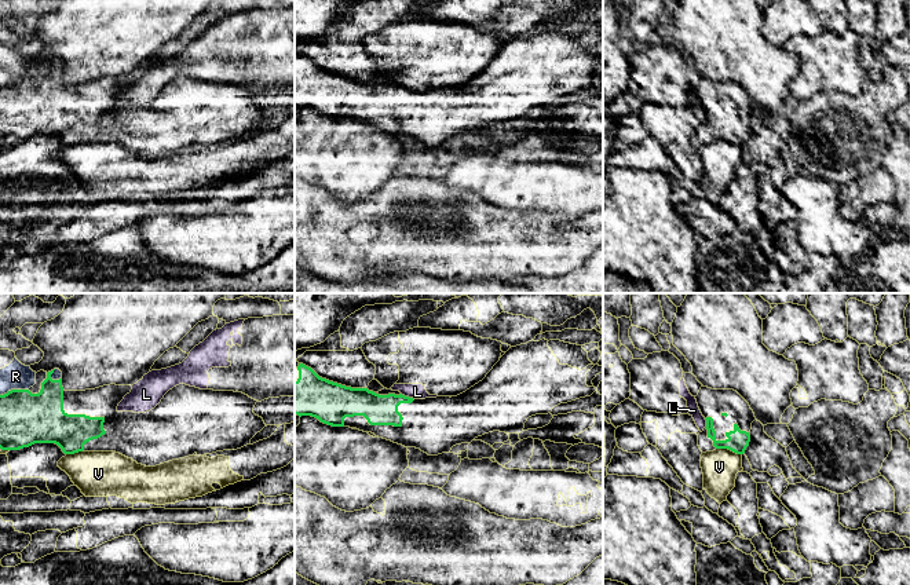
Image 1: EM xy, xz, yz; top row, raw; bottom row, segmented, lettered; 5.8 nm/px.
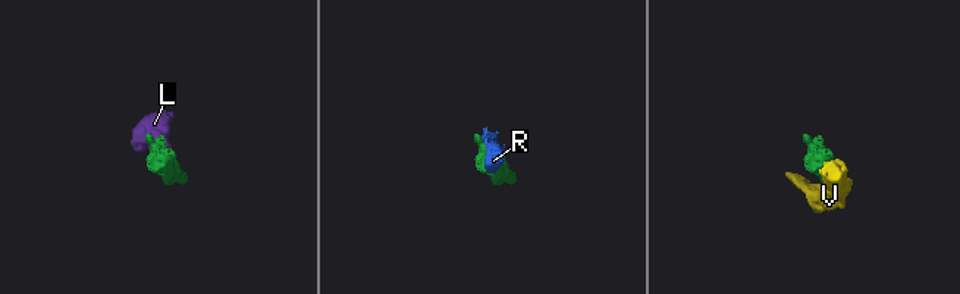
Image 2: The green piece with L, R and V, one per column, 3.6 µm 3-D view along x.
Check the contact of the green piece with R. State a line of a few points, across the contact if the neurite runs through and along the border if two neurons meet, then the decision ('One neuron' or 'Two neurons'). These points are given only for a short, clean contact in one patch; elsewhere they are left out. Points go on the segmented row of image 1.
One neuron

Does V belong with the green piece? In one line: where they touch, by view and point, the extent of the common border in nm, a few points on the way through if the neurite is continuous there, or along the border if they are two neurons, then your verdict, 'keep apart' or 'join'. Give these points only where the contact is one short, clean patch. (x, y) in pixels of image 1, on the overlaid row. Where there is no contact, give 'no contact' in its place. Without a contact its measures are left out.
meets green in yz at (728, 449); contact 160 nm long; keep apart

